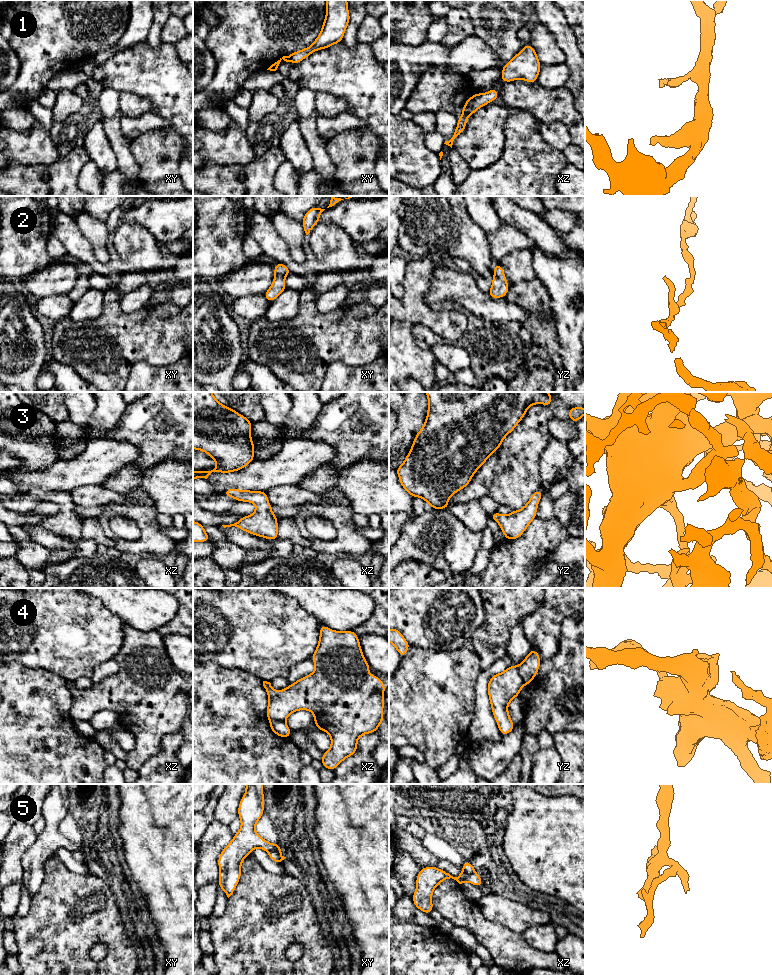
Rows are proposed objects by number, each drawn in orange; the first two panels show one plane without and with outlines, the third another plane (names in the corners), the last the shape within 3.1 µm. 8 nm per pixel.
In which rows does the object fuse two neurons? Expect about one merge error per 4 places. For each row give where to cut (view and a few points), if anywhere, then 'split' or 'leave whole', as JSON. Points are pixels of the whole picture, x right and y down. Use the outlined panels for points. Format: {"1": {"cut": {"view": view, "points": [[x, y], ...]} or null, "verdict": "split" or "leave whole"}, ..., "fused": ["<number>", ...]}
{"1": {"cut": null, "verdict": "leave whole"}, "2": {"cut": null, "verdict": "leave whole"}, "3": {"cut": null, "verdict": "leave whole"}, "4": {"cut": {"view": "yz", "points": [[516, 666], [524, 684]]}, "verdict": "split"}, "5": {"cut": {"view": "xy", "points": [[268, 851], [277, 851], [282, 856], [282, 859]]}, "verdict": "split"}, "fused": ["4", "5"]}

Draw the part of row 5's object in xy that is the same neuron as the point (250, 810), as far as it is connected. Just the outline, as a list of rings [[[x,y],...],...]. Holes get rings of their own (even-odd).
[[[263,784],[245,785],[246,792],[238,807],[241,828],[218,858],[219,889],[222,889],[228,898],[233,894],[241,878],[241,863],[255,848],[261,848],[267,852],[275,850],[281,854],[279,843],[269,843],[255,831],[257,822],[263,816],[265,805]]]

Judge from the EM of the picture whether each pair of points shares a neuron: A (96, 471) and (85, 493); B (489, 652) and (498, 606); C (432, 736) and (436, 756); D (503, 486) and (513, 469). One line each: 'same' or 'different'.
A: different
B: same
C: same
D: same

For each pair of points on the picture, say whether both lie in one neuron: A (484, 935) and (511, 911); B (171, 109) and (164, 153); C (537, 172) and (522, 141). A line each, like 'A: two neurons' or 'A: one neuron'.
A: two neurons
B: two neurons
C: one neuron

